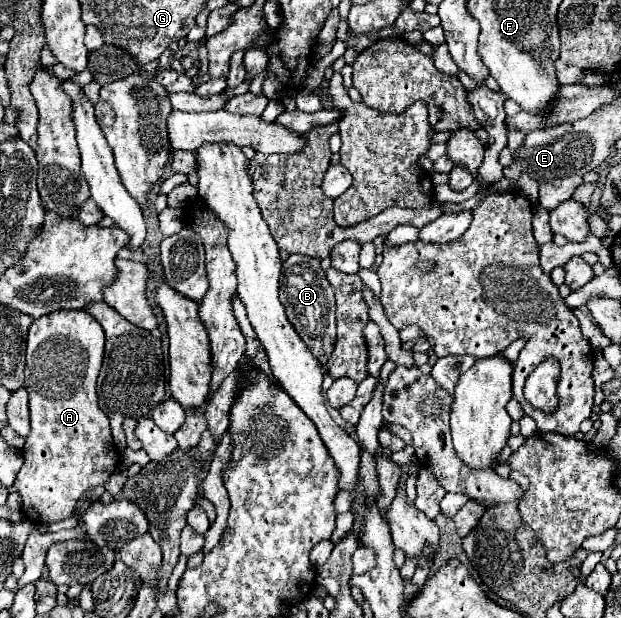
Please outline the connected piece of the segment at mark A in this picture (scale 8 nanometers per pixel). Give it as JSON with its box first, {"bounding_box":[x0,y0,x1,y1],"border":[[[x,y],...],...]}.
{"bounding_box":[16,312,120,524],"border":[[[50,312],[32,322],[26,350],[26,392],[30,406],[30,434],[22,456],[24,466],[16,476],[16,490],[22,496],[22,514],[34,524],[60,522],[72,514],[80,494],[88,488],[104,486],[120,466],[120,456],[112,456],[114,444],[108,416],[98,406],[96,378],[104,358],[104,330],[88,312]]]}

